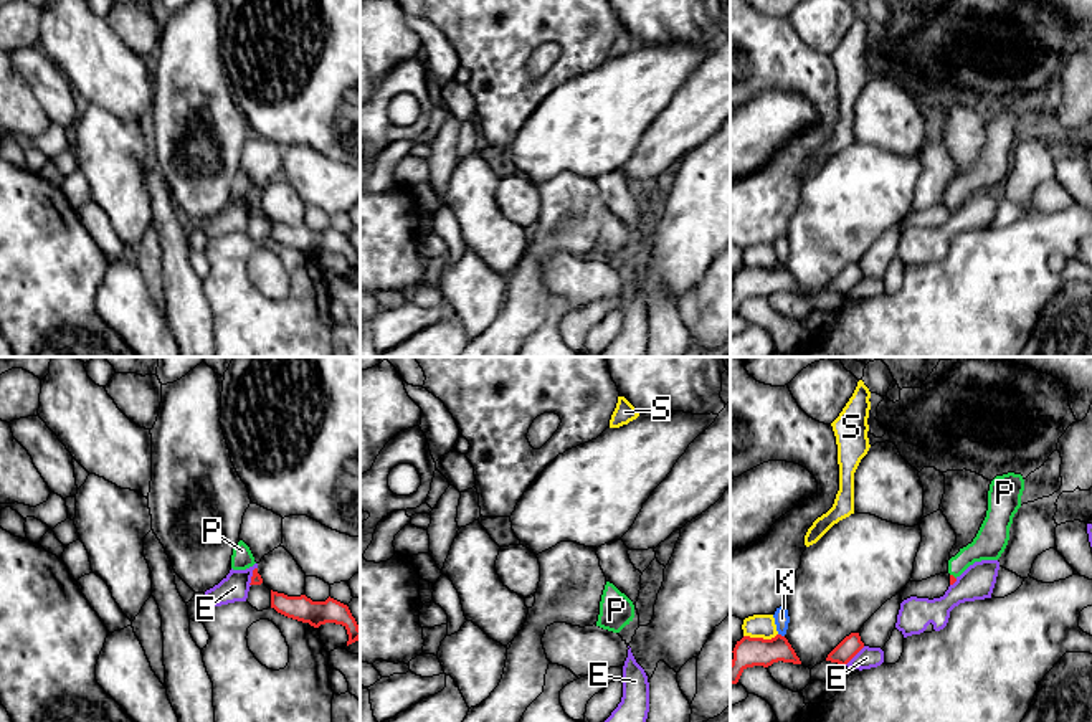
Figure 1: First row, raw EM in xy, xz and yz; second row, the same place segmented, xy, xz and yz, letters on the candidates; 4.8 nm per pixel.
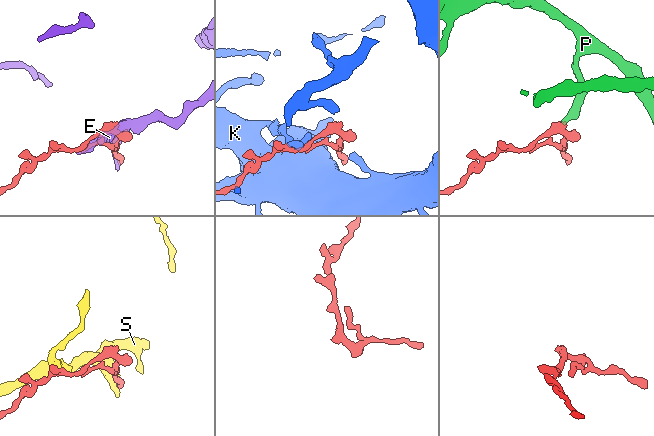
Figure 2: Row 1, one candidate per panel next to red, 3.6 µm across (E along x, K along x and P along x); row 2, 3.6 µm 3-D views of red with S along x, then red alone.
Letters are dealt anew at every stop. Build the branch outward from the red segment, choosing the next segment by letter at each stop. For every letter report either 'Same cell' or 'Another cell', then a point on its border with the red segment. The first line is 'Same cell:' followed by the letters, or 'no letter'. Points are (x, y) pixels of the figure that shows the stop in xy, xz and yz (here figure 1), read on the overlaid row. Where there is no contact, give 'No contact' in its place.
Same cell: P
E: Another cell. Touches red at yz (854, 655)
K: Another cell. Touches red at yz (780, 635)
P: Same cell. Touches red at yz (954, 577)
S: Another cell. Touches red at yz (760, 638)

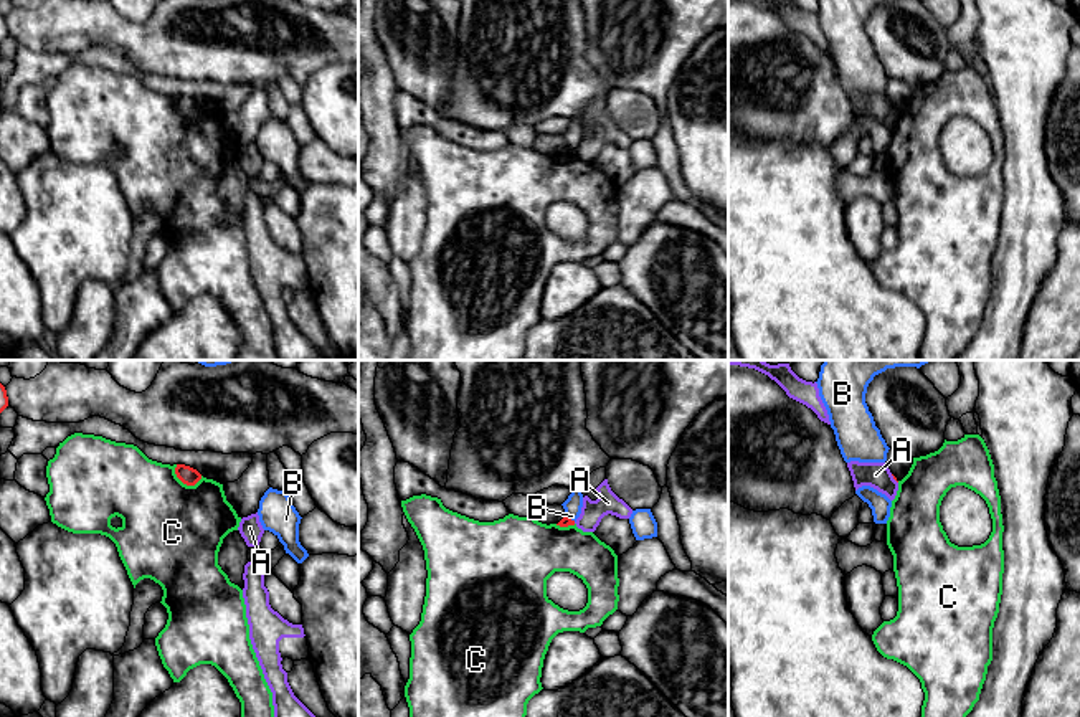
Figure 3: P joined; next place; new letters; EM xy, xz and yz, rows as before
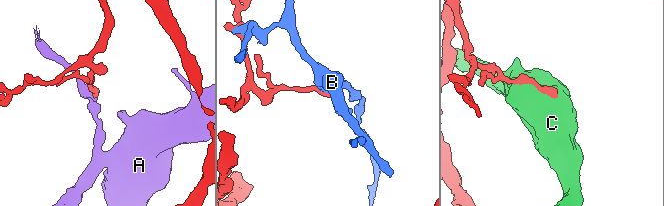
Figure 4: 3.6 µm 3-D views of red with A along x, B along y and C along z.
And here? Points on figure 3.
Same cell: no letter
A: Another cell. Touches red at yz (894, 478)
B: Another cell. Touches red at xz (570, 519)
C: Another cell. Touches red at xy (184, 483)

